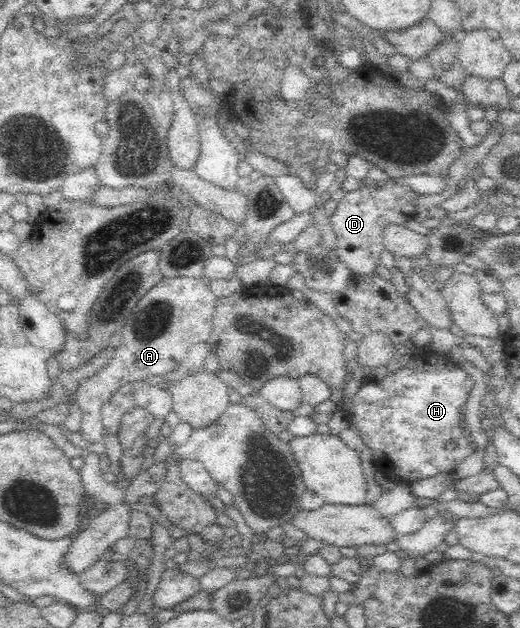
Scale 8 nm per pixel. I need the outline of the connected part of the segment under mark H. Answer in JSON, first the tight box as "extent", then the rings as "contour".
{"extent":[350,345,476,482],"contour":[[[429,345],[411,347],[412,359],[395,374],[389,373],[383,380],[366,380],[351,400],[350,424],[357,428],[364,446],[369,448],[374,469],[399,482],[415,482],[424,478],[451,474],[467,457],[475,452],[476,445],[459,425],[464,404],[468,400],[474,381],[458,364],[437,364],[439,354],[429,352]]]}

